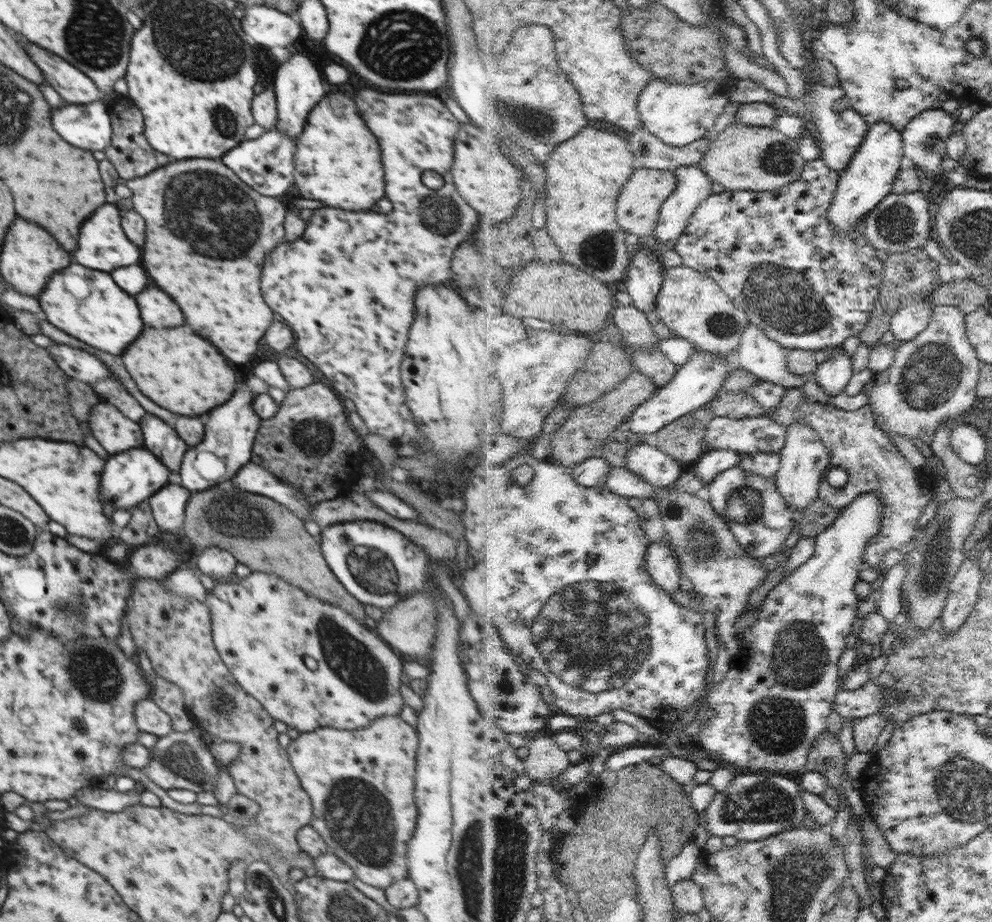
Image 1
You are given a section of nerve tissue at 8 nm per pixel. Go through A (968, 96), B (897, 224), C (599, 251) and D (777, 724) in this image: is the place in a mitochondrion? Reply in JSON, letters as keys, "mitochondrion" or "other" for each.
{"A":"other","B":"mitochondrion","C":"mitochondrion","D":"mitochondrion"}

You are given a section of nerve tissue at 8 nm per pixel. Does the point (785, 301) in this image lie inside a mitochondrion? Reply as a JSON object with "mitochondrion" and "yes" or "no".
{"mitochondrion":"yes"}

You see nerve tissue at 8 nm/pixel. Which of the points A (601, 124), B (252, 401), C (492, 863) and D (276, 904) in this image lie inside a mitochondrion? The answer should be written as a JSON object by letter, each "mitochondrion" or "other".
{"A":"other","B":"other","C":"mitochondrion","D":"mitochondrion"}

